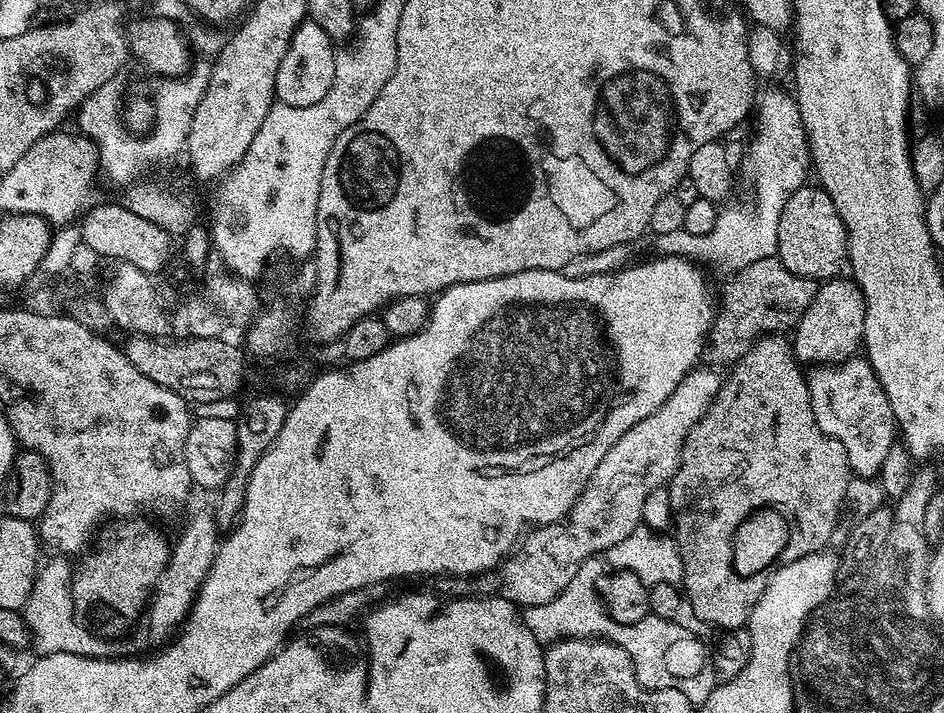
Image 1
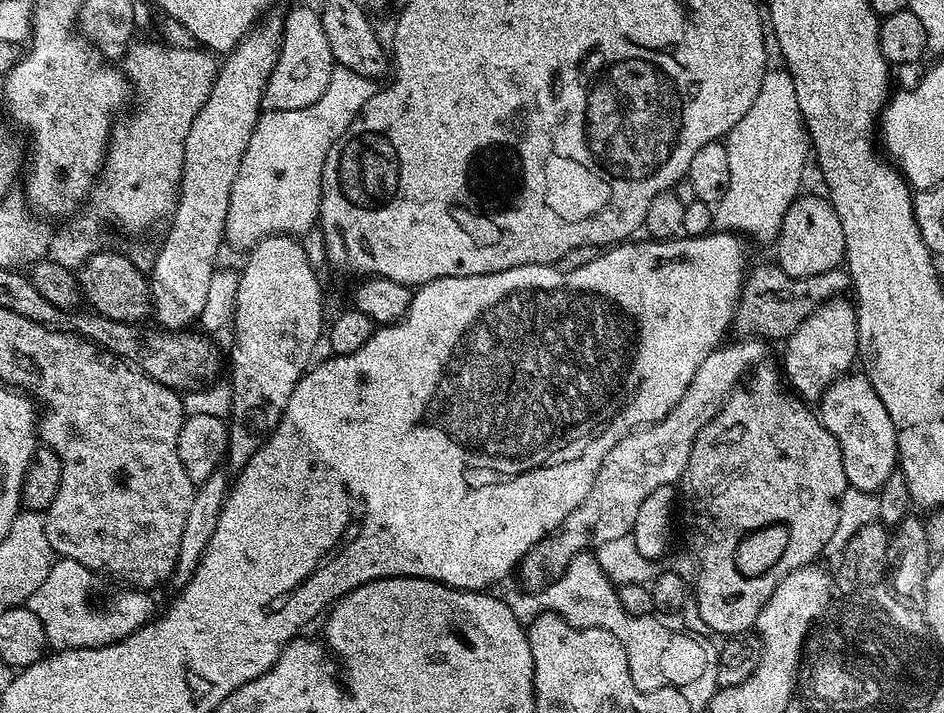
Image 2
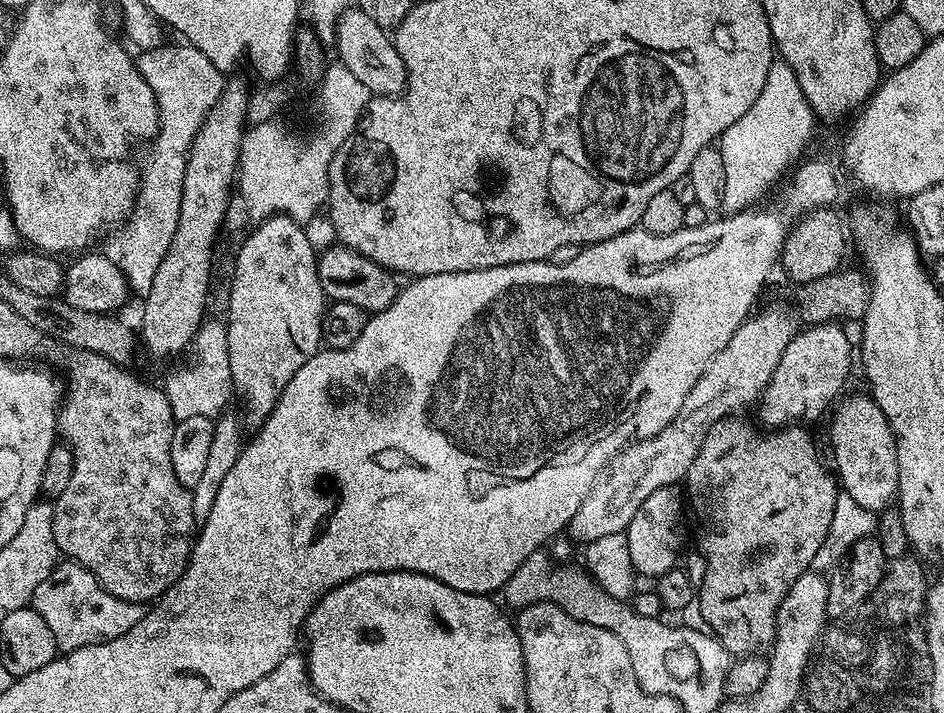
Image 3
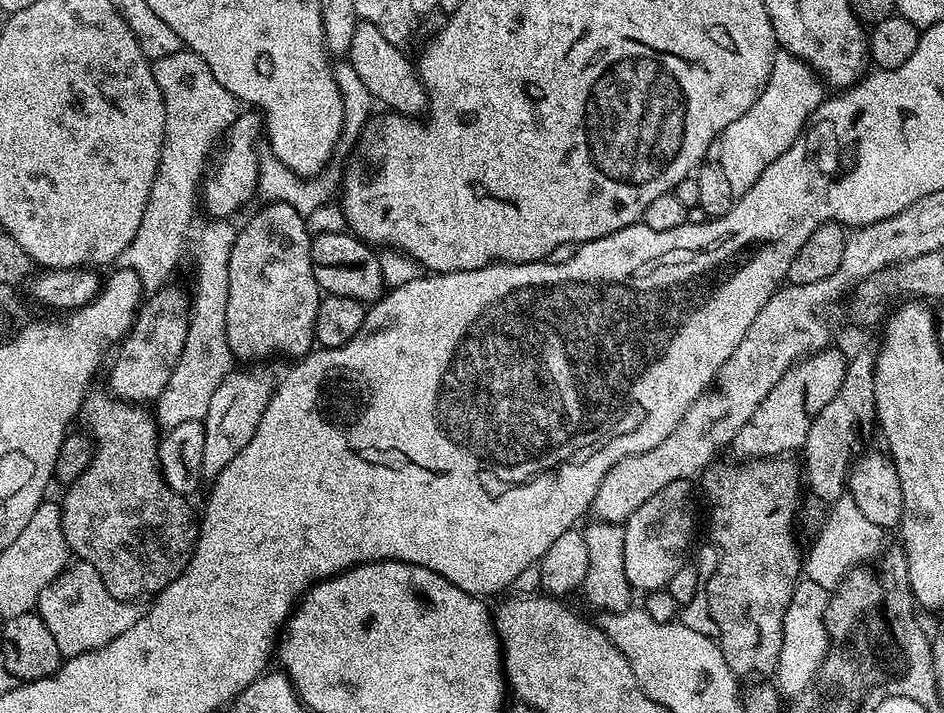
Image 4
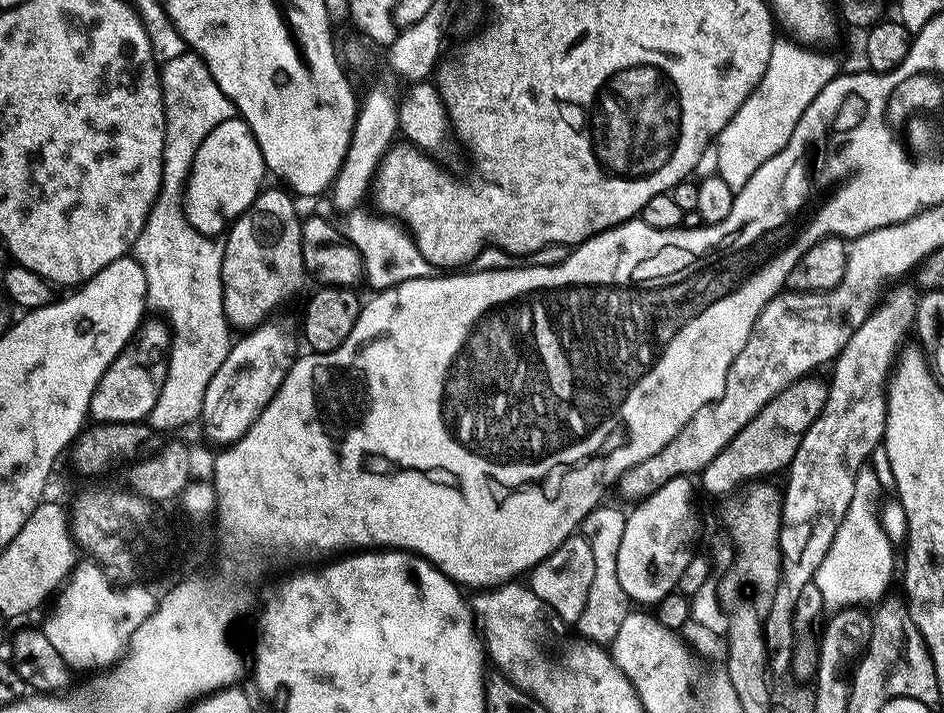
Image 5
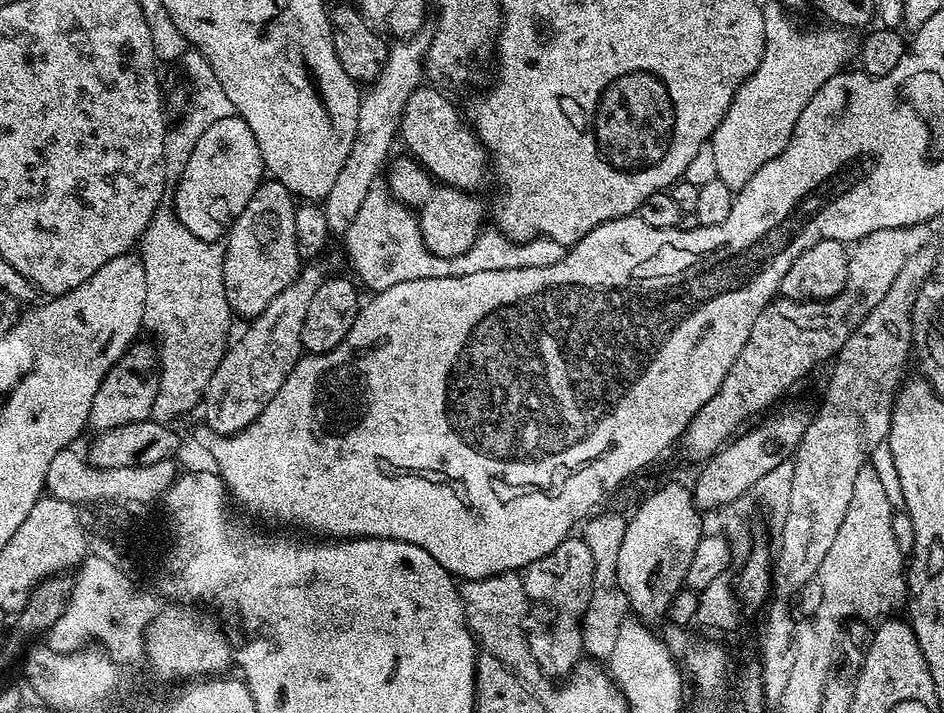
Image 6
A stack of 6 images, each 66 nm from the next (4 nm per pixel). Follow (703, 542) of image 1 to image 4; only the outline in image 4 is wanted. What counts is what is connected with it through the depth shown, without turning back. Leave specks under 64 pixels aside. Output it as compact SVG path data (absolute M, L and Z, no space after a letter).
M770 456L766 460L746 460L743 462L731 462L732 464L720 464L713 462L704 469L699 477L698 483L704 487L704 500L708 503L708 532L712 535L712 540L716 543L716 548L720 551L720 561L716 564L716 569L712 572L712 577L707 577L706 589L708 592L710 621L720 631L718 643L722 654L726 658L726 666L730 666L737 678L744 676L758 676L754 678L768 678L773 675L780 661L780 651L782 650L782 638L784 637L784 615L790 606L790 598L794 594L796 585L802 576L802 548L796 545L796 536L792 533L792 527L796 524L796 507L800 504L800 488L802 492L802 468L796 464L792 458L784 456Z

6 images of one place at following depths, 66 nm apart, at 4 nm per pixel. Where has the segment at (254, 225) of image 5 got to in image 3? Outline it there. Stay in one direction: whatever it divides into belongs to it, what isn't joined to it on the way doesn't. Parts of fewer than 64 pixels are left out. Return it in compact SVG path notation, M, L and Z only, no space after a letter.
M270 216L255 225L256 229L245 238L236 252L236 269L232 272L232 285L228 288L228 349L230 374L237 397L244 399L242 424L245 429L259 430L277 411L276 399L284 396L286 386L315 352L322 348L322 322L326 297L322 282L318 282L316 257L304 233L304 224L289 216Z

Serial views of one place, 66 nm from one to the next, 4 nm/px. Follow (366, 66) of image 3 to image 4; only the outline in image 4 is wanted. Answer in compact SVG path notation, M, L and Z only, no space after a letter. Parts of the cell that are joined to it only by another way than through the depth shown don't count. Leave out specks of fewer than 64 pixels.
M357 23L346 55L347 63L354 66L358 78L370 90L373 101L385 104L385 109L402 116L419 117L428 107L428 94L420 81L417 69L404 57L405 49L384 37L378 26Z

